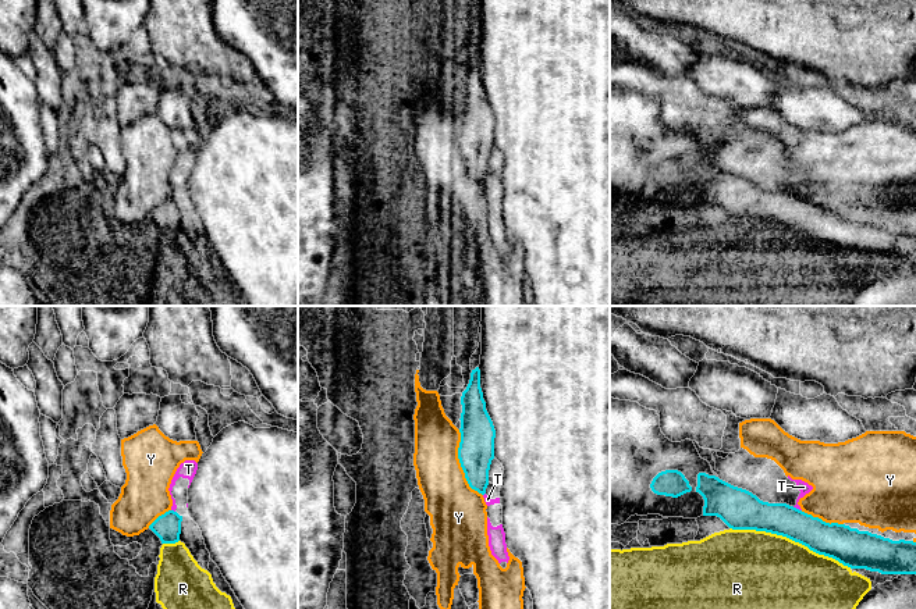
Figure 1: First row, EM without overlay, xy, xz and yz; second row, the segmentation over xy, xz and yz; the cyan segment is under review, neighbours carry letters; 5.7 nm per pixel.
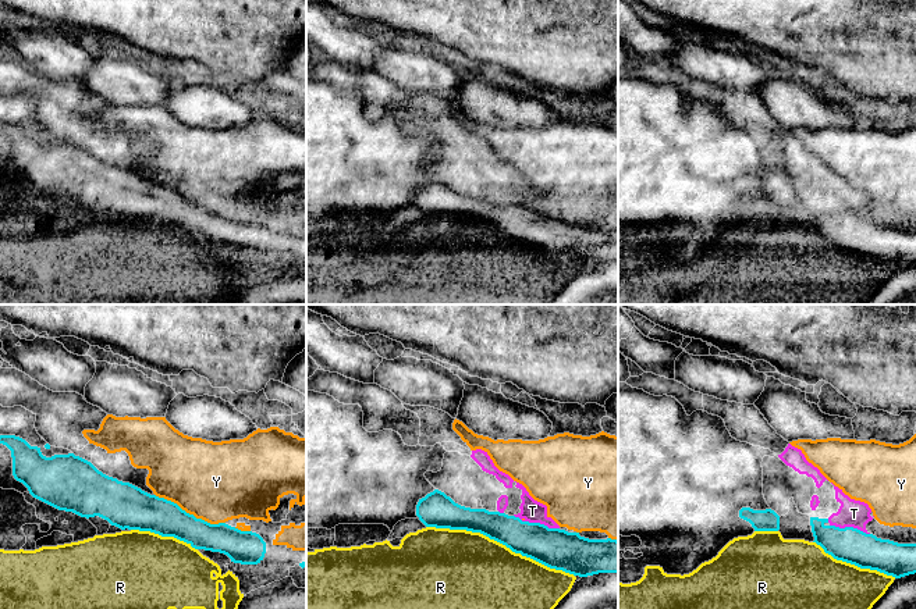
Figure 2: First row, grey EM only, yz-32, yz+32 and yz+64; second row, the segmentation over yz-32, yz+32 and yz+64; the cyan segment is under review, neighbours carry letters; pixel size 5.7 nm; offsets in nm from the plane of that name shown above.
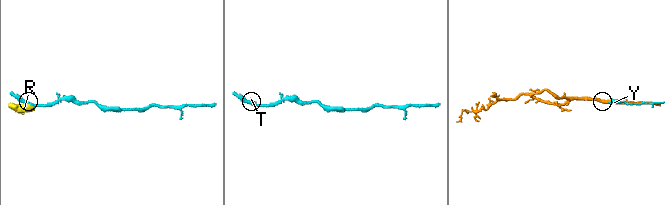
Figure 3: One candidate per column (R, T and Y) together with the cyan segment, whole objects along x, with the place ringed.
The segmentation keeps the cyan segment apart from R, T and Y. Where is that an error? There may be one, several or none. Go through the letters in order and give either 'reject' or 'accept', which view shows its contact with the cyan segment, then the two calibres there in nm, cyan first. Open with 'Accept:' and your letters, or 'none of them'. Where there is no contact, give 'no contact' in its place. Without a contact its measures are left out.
Accept: none of them
R: reject; meets cyan in yz; 200 nm thick on the cyan side, 440 nm on the other
T: reject; meets cyan in yz; 190 nm thick on the cyan side, 70 nm on the other
Y: reject; meets cyan in xz; 200 nm thick on the cyan side, 300 nm on the other

